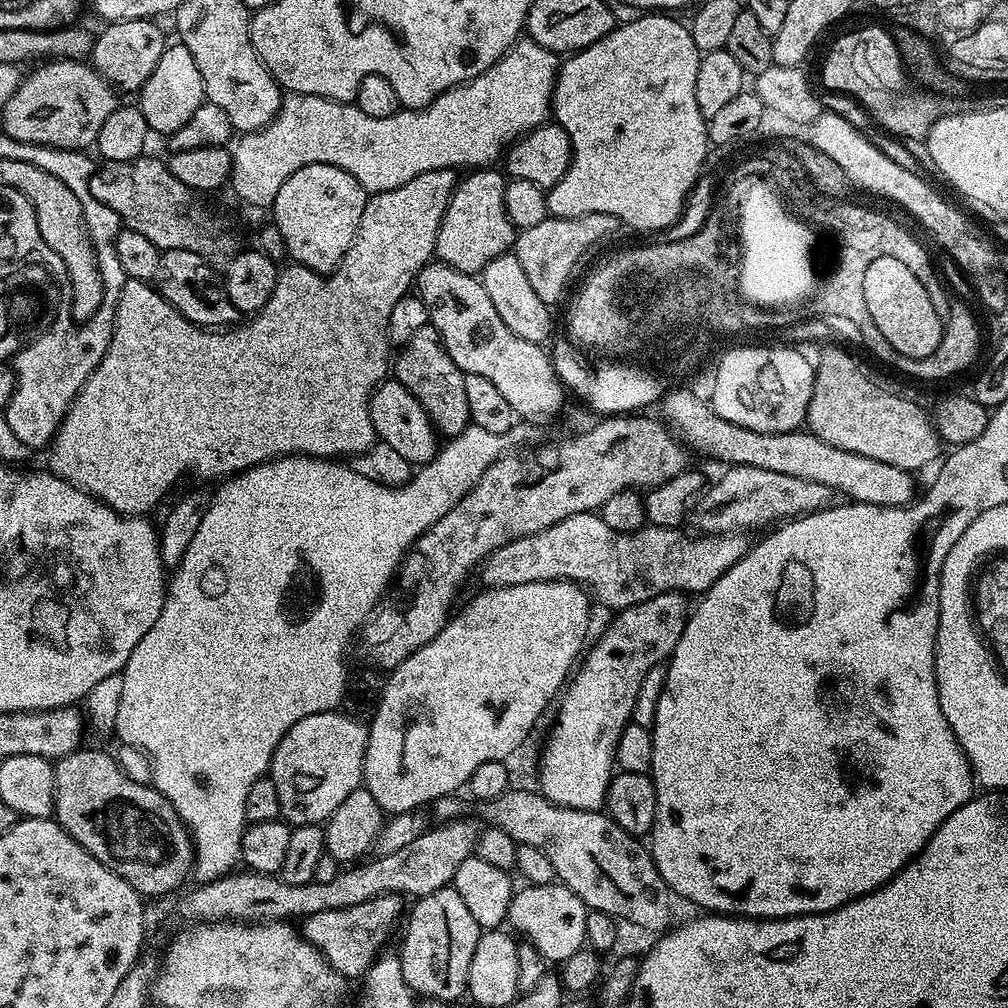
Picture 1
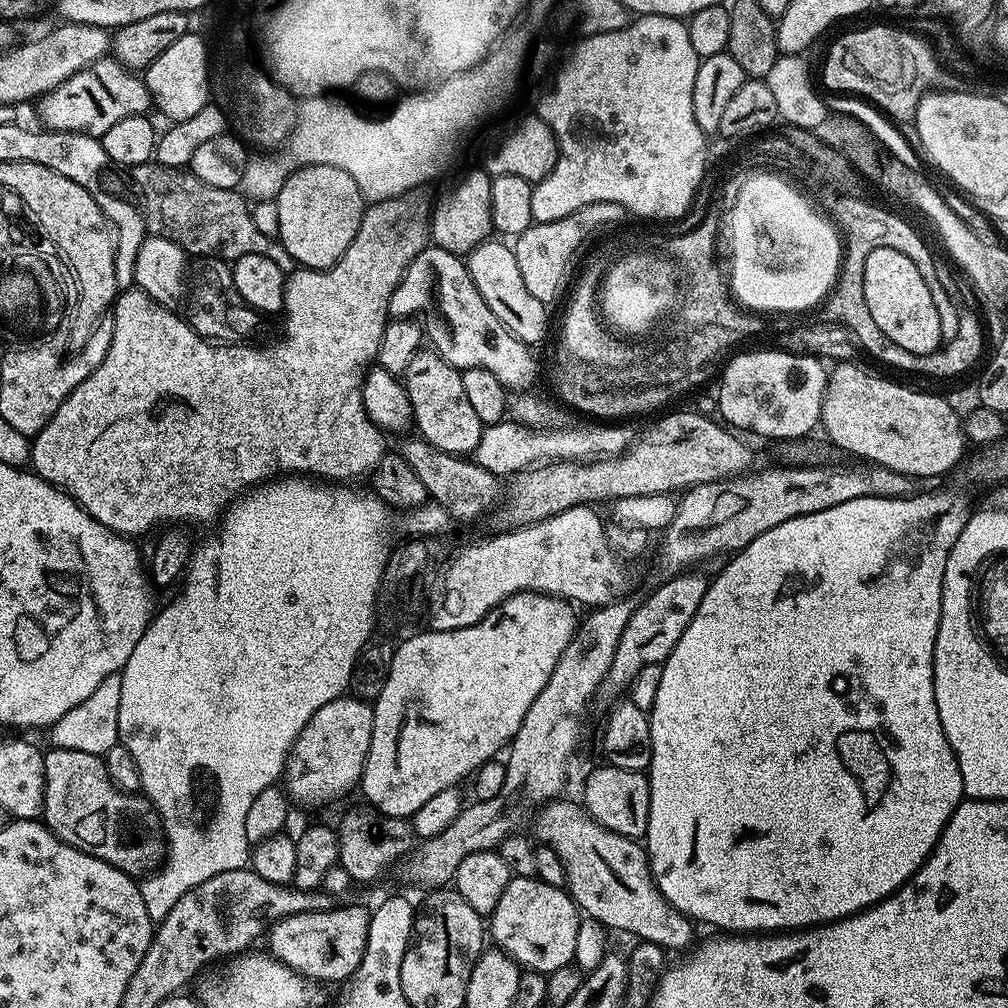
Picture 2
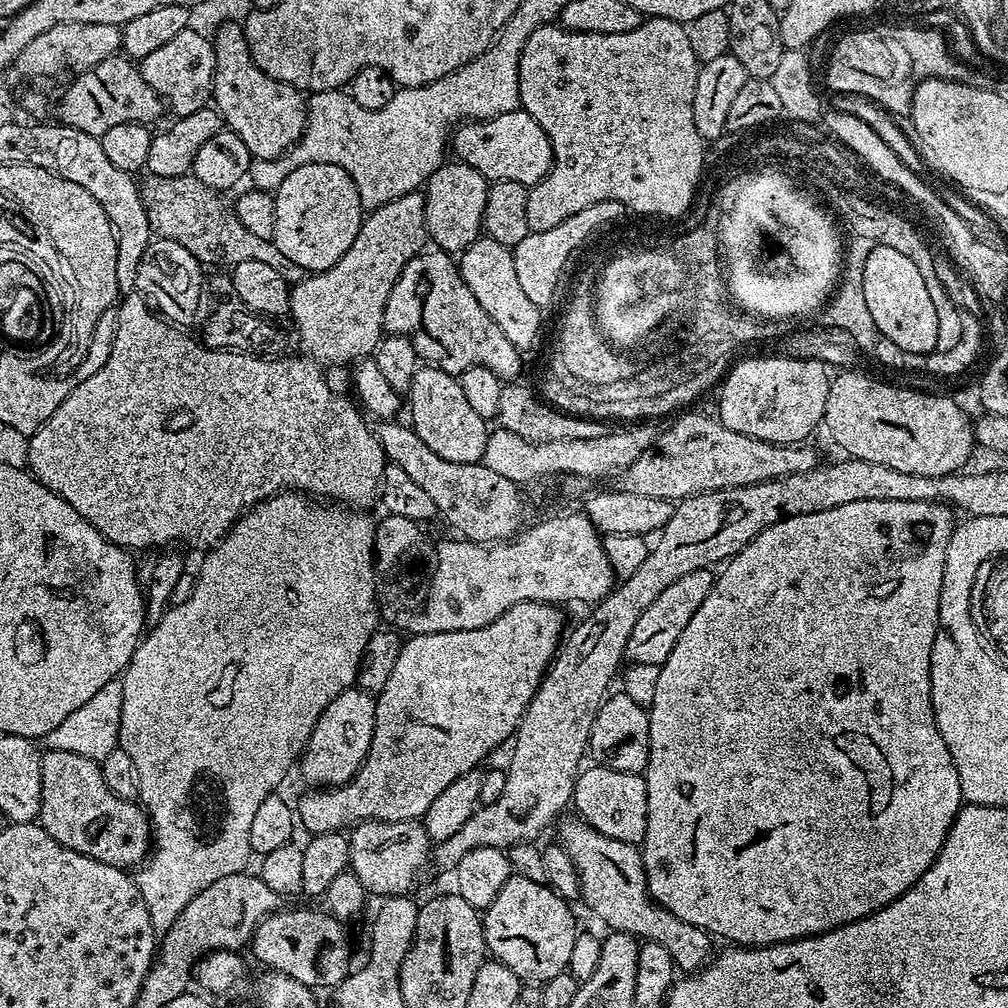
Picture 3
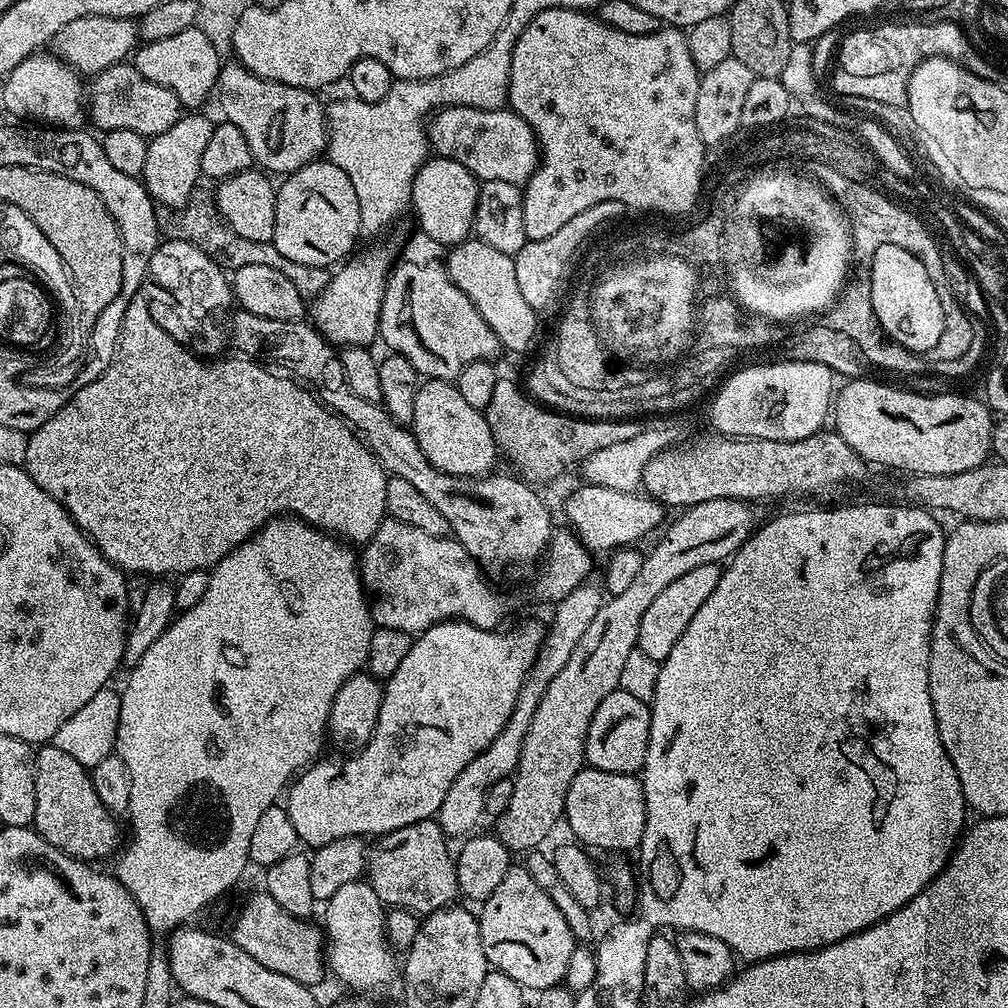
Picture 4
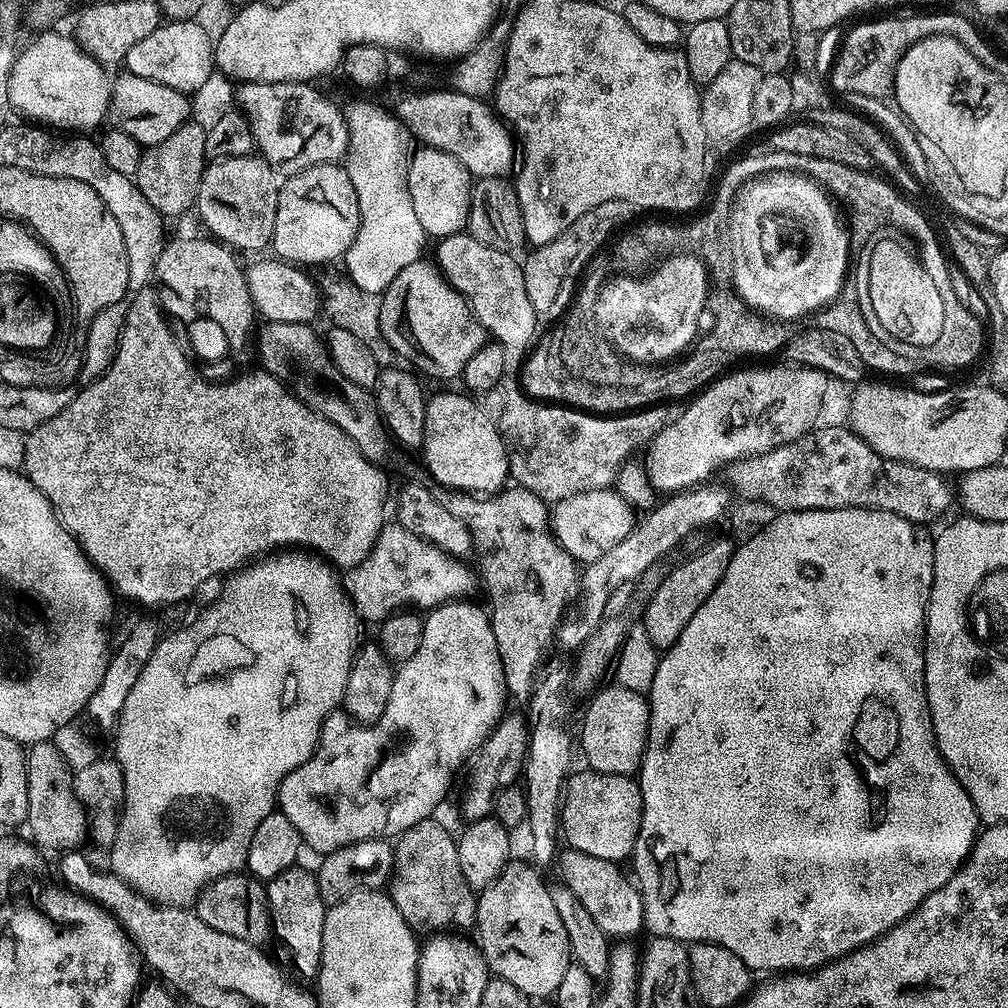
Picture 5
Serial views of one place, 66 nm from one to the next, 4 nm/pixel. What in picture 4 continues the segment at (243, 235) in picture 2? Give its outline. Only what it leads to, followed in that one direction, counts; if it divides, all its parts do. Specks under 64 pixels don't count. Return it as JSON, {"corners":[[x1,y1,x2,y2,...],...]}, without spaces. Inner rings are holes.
{"corners":[[193,198,179,209,176,221,172,228,175,239,189,240,198,250,202,250,208,257,225,270,235,270,242,266,274,266,274,270,282,270,294,286,305,298,314,298,330,283,333,273,322,266,306,266,302,262,290,262,286,254,281,254,271,242,250,242,250,238,242,238,242,234,234,234,234,230,220,217,220,211,216,209,211,199,199,200]]}

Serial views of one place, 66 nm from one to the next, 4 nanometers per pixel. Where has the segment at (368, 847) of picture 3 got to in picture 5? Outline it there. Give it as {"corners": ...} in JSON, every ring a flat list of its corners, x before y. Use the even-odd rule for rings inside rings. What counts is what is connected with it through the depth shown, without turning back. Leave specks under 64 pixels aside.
{"corners":[[436,818,418,822,410,830,401,832,395,841,390,895,394,906,398,906,398,914,406,918,412,929,421,933,435,933,445,929,442,927,446,924,458,924,468,929,475,925,478,896,466,882,462,866,458,866,456,841,457,837,451,836]]}

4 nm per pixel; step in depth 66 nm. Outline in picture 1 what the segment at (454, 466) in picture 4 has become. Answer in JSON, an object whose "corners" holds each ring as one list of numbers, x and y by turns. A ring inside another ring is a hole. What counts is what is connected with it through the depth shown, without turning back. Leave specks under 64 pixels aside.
{"corners":[[431,326,418,330,414,338,399,349,394,356,394,379,428,411,432,427,441,437,457,436,470,422,470,410,466,406,466,373,450,358,438,330]]}

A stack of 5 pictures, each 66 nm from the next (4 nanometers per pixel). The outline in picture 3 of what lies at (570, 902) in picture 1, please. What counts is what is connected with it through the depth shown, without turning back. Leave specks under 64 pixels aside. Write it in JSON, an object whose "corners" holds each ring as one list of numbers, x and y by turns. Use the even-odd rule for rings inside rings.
{"corners":[[513,874,498,890,498,898,483,913,484,943,487,951,495,959,502,961,514,974,528,982,543,982,554,978,554,974,565,971,570,962,570,953,574,950,578,925,572,917,573,905,565,900,555,888,547,883,539,884,530,878,522,878]]}

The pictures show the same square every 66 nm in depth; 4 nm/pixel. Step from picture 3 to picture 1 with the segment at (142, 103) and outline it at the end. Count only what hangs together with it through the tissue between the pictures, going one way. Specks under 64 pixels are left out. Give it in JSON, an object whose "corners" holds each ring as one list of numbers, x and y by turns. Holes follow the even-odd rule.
{"corners":[[54,60,43,63,37,68,40,68,37,72,30,76,25,75,21,79,18,90,14,90,10,102,6,102,6,106,2,109,4,116,2,131,18,142,41,144,47,148,84,150,95,145,98,130,102,130,102,122,106,122,106,118,110,118,112,111,118,107,117,89,113,88,95,68,84,62]]}

